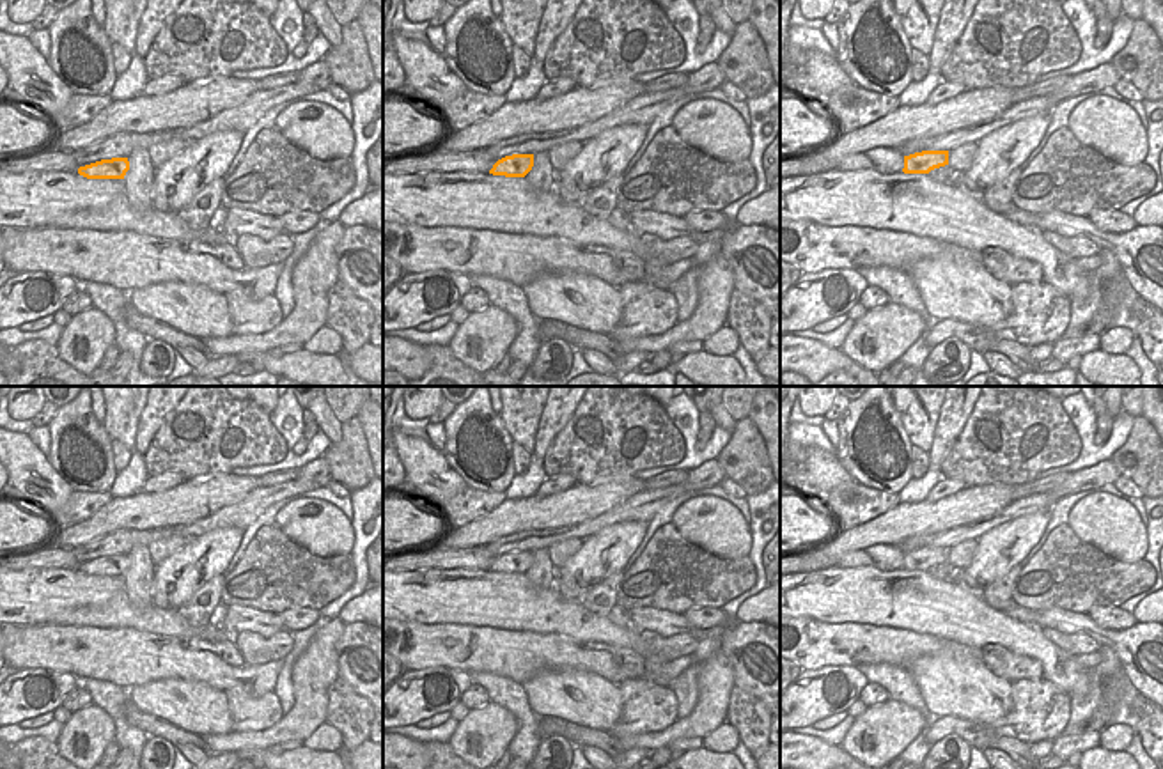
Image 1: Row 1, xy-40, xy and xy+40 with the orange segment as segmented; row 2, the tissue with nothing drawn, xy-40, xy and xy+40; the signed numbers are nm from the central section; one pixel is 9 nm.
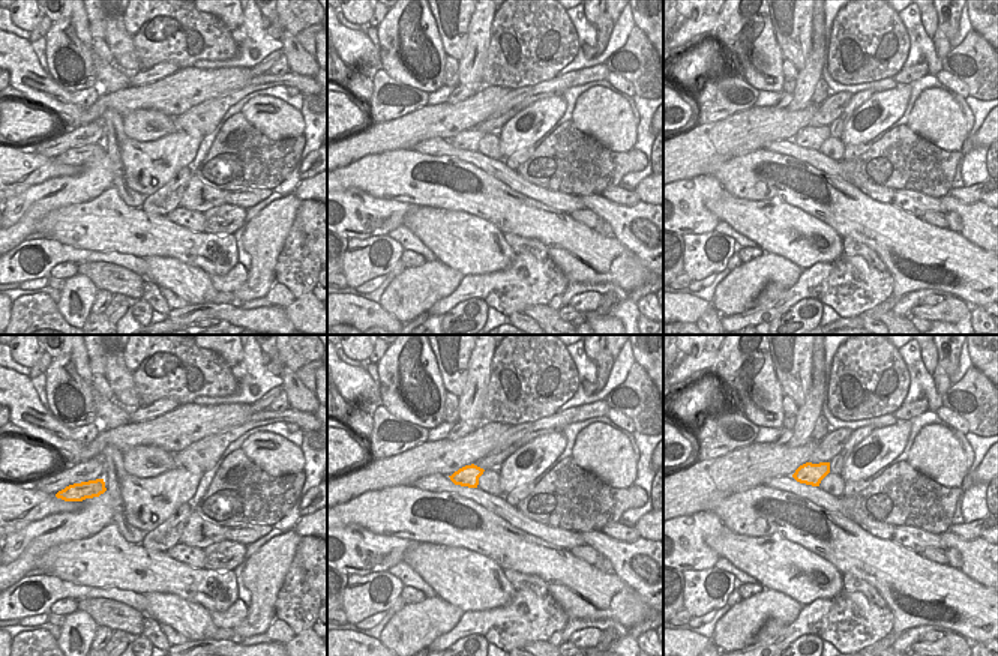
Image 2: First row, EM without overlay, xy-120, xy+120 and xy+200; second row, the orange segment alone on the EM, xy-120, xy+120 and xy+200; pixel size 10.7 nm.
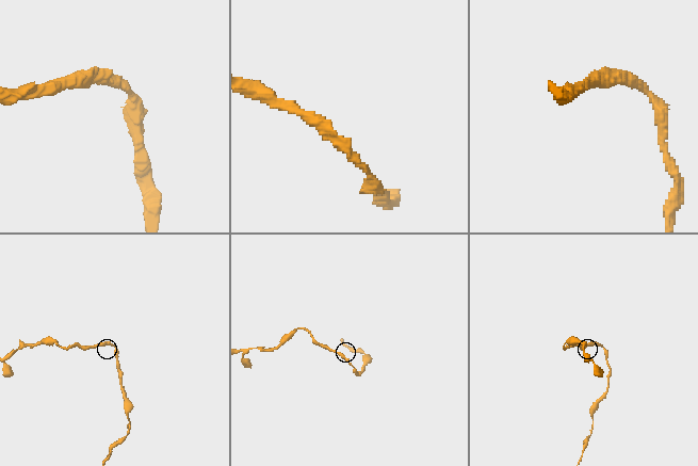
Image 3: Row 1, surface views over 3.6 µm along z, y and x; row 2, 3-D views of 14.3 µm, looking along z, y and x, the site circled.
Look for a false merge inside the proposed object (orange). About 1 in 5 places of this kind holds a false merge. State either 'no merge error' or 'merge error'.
no merge error

